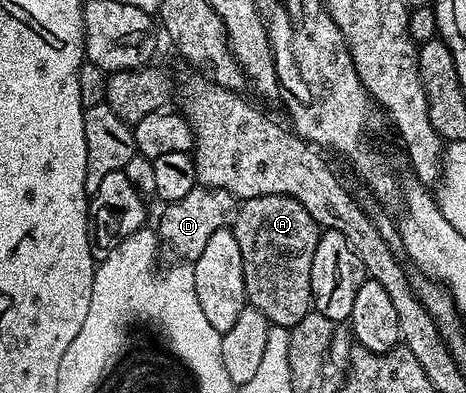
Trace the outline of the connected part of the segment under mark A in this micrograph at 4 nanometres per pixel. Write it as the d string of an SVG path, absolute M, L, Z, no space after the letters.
M260 196L244 201L238 207L231 225L235 242L239 242L239 255L243 257L243 282L248 307L259 310L272 326L283 326L292 330L311 310L311 258L315 258L315 246L322 229L317 227L315 218L303 210L293 196Z

